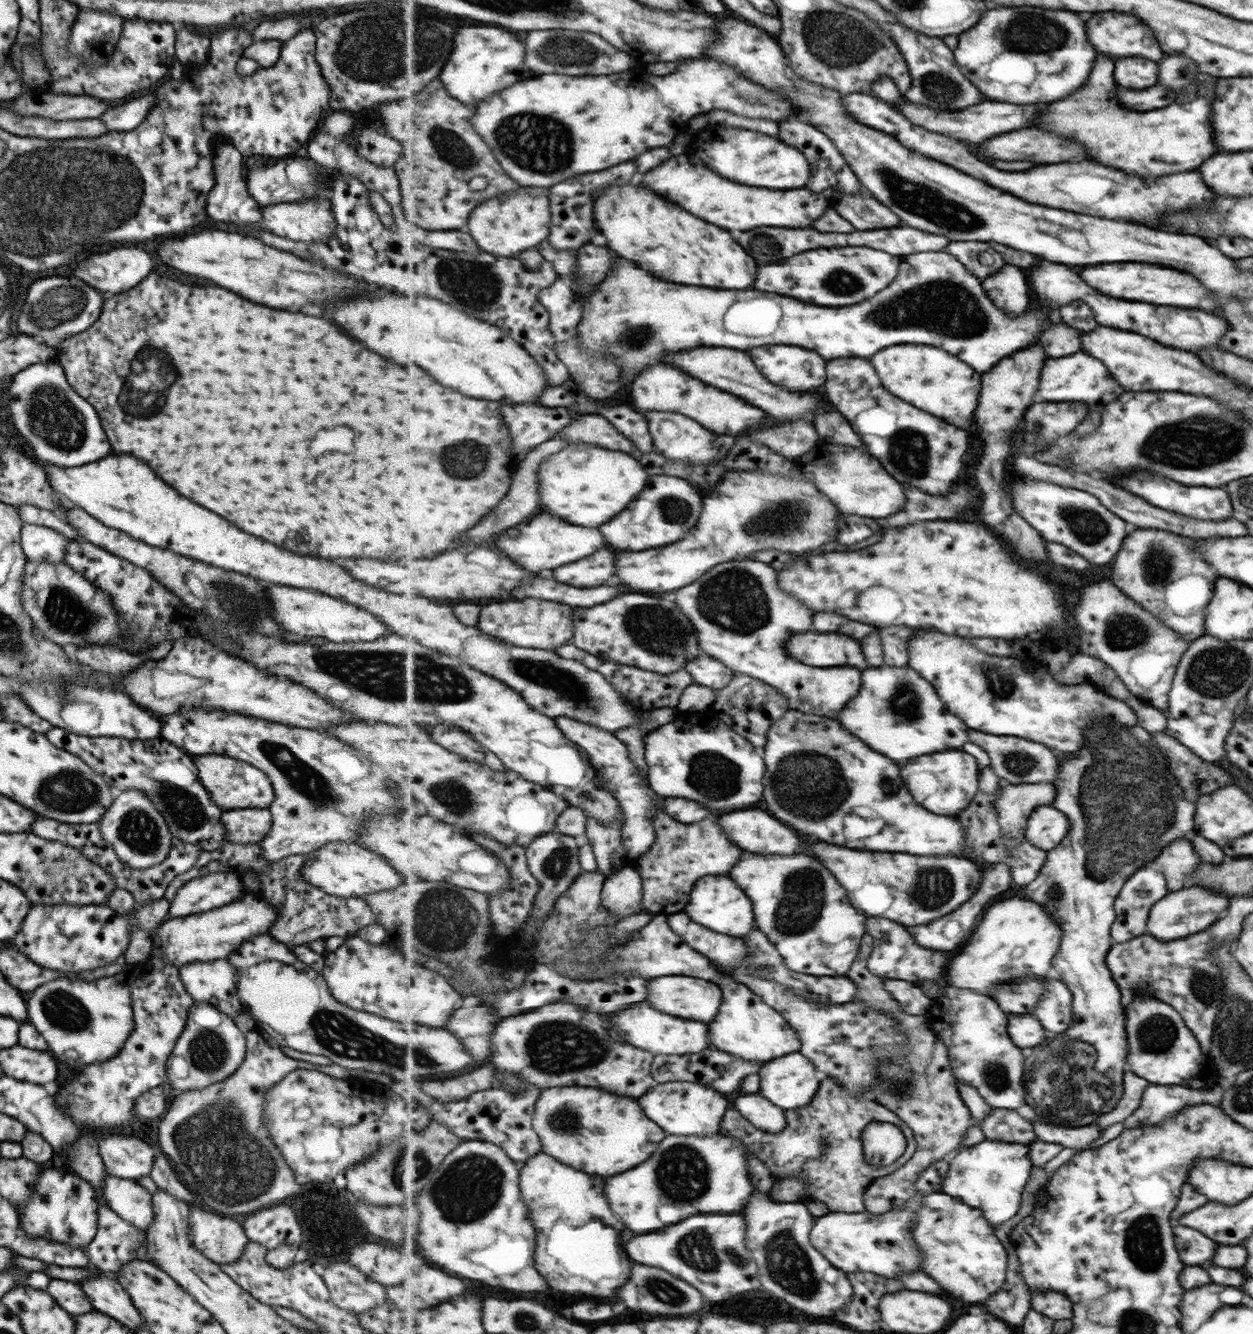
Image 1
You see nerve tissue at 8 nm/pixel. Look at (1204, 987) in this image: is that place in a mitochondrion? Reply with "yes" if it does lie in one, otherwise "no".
yes

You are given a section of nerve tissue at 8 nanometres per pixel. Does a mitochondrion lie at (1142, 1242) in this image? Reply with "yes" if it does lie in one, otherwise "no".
yes

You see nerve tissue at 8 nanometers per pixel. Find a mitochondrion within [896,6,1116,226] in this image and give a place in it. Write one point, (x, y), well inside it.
(1029, 34)

